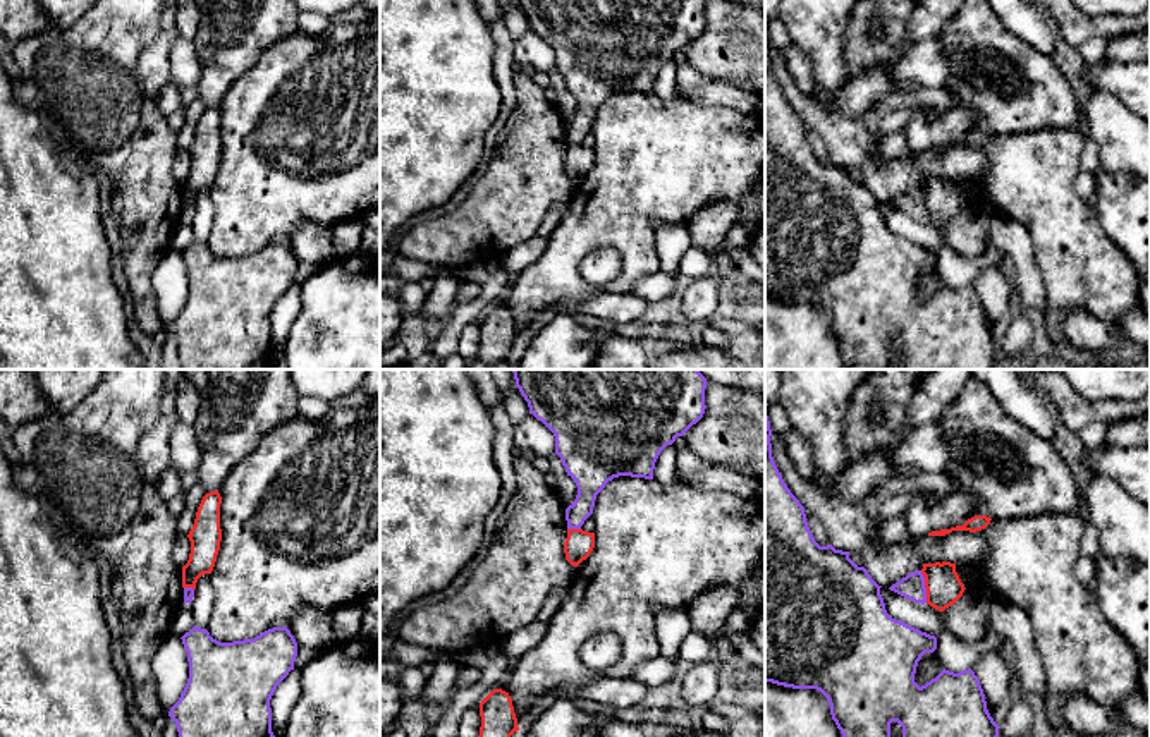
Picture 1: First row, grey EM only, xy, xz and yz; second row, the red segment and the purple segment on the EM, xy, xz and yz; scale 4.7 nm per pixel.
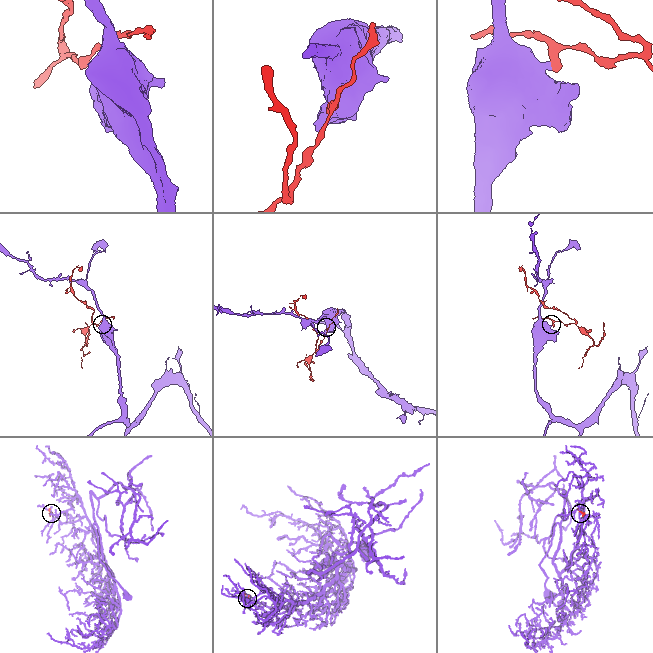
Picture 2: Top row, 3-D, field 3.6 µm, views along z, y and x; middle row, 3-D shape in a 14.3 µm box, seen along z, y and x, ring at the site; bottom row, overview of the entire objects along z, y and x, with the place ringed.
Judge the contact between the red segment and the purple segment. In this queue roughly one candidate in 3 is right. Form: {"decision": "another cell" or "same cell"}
{"decision": "another cell"}

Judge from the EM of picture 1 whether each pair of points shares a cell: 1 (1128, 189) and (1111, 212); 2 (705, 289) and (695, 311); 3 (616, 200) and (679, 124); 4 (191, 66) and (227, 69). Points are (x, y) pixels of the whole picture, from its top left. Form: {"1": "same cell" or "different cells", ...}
{"1": "same cell", "2": "same cell", "3": "same cell", "4": "different cells"}

